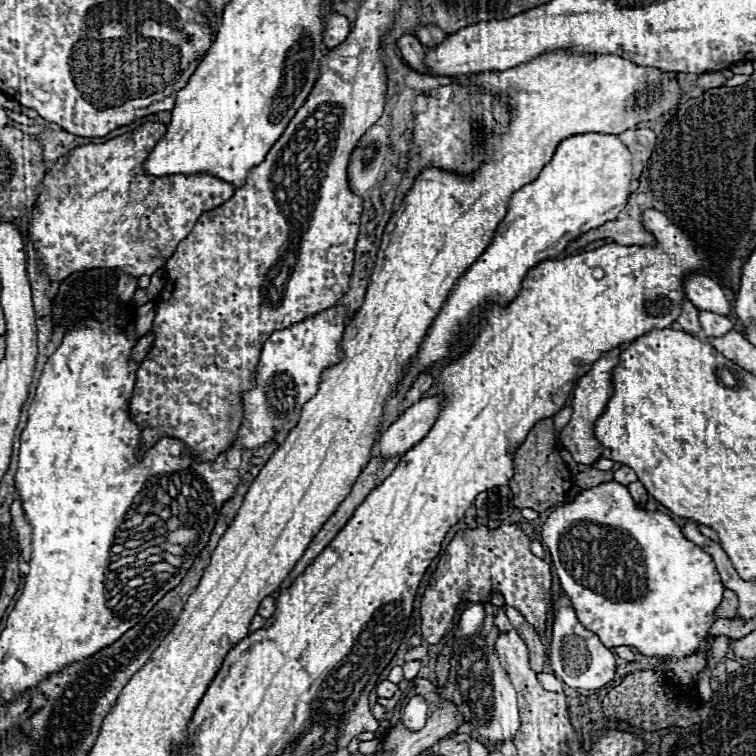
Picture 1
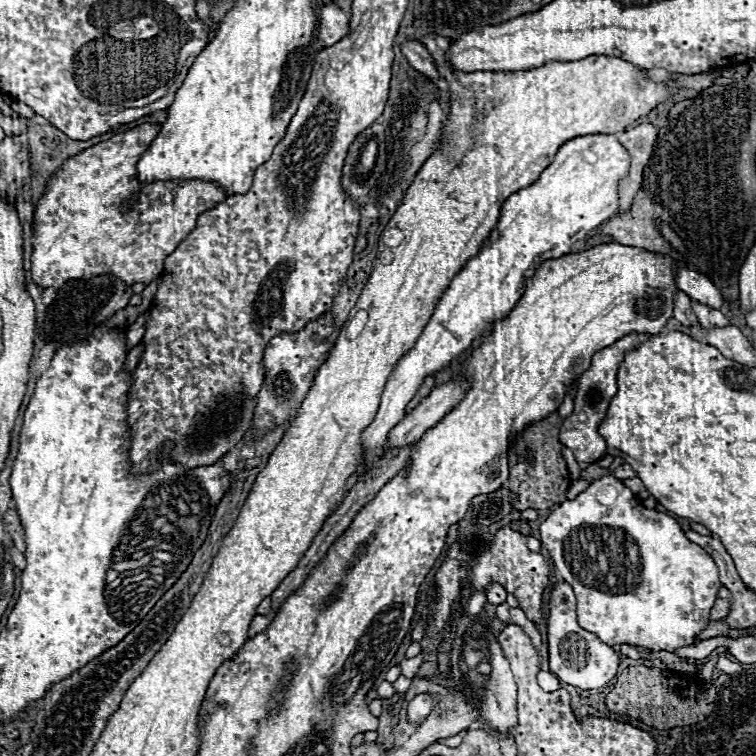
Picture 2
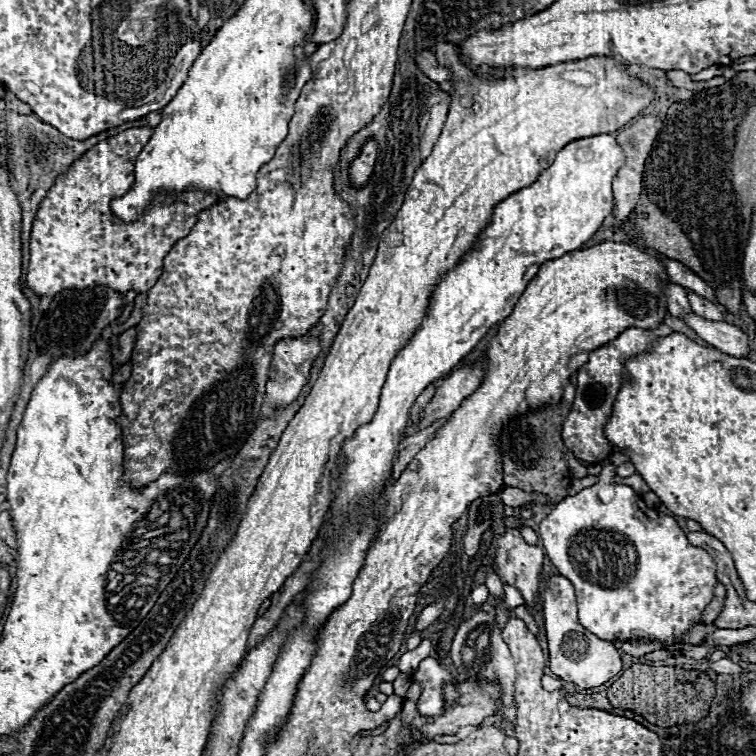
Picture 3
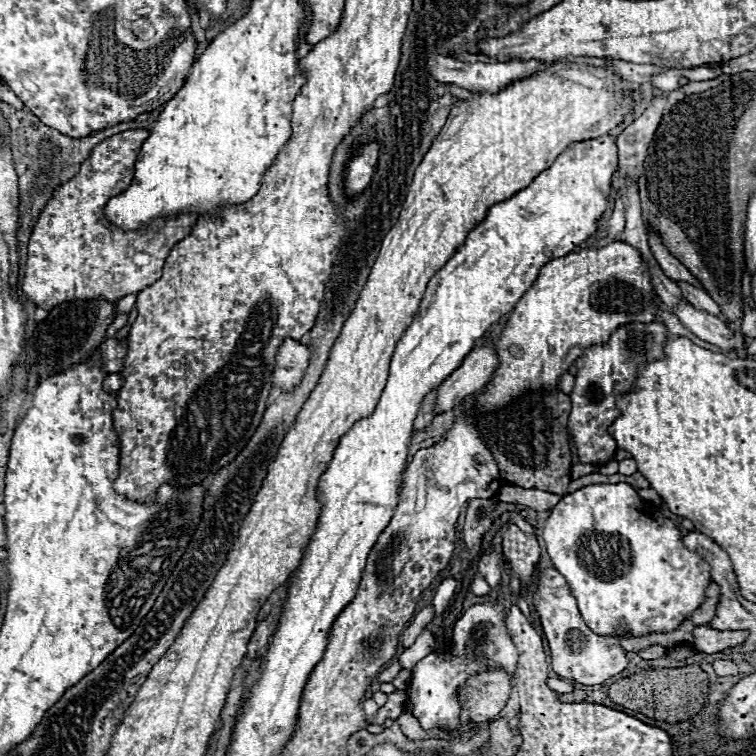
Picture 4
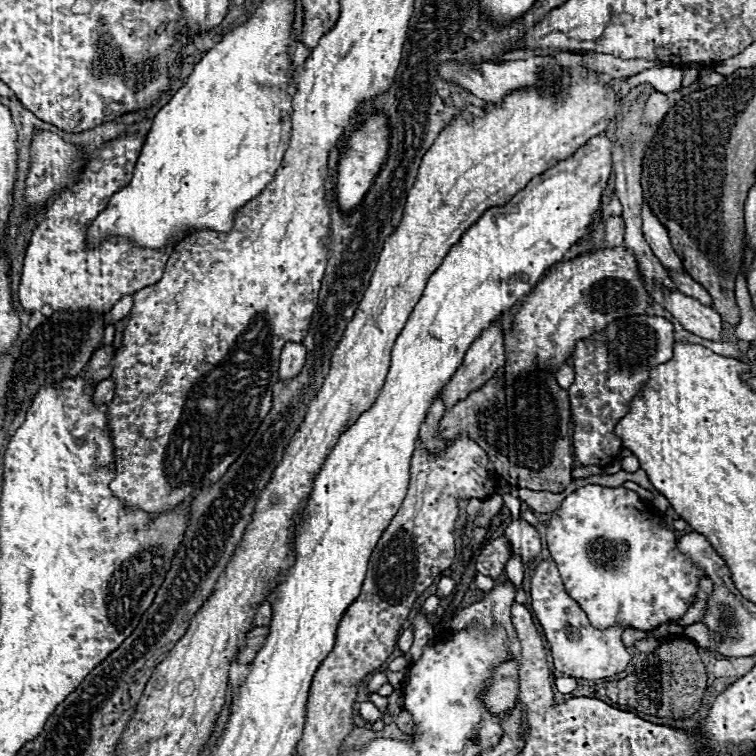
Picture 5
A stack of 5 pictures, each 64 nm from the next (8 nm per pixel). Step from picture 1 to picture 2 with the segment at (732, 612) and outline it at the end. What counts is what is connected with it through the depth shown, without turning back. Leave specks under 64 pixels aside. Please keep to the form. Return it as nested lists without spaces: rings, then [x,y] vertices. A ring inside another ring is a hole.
[[[722,586],[718,600],[716,600],[716,604],[712,606],[712,610],[710,610],[710,620],[722,620],[724,616],[728,616],[730,608],[732,608],[732,596],[730,596],[730,592]]]

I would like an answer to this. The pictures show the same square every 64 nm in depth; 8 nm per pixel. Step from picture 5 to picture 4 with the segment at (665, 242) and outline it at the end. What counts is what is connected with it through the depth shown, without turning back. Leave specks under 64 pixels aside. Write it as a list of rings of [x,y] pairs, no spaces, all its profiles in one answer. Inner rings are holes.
[[[648,232],[648,242],[652,246],[654,258],[658,260],[658,264],[662,266],[662,270],[666,272],[666,276],[670,276],[670,280],[678,280],[678,282],[688,282],[694,284],[696,288],[702,288],[702,284],[698,280],[694,280],[694,276],[690,274],[690,270],[686,266],[682,266],[662,244],[662,238],[654,232]]]

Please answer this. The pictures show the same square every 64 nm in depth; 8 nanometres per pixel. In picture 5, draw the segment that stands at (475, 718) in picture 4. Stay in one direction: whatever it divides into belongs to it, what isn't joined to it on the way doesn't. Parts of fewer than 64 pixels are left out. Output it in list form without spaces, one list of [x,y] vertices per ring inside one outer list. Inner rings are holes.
[[[502,662],[490,678],[490,686],[482,692],[482,704],[492,714],[498,716],[514,706],[518,696],[518,668],[516,662]]]

